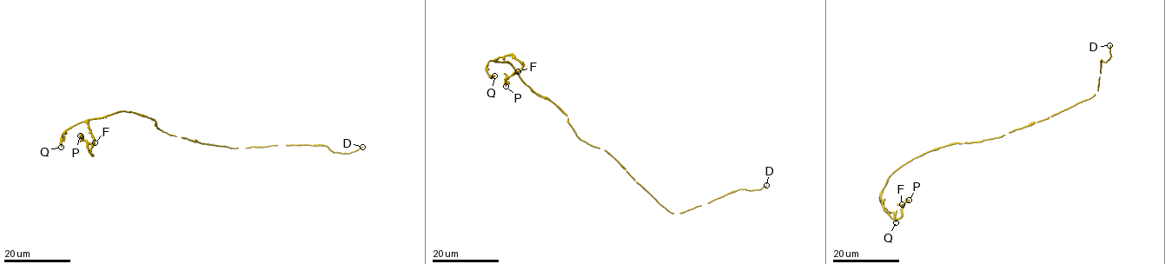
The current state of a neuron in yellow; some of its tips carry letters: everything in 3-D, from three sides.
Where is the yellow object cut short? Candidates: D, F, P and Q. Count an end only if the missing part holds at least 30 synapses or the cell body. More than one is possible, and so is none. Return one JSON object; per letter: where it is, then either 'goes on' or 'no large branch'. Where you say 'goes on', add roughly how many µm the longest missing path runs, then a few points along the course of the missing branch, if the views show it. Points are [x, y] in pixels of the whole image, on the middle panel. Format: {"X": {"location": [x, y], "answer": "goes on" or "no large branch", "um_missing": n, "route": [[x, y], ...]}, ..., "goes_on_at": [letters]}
{"D": {"location": [766, 185], "answer": "goes on", "um_missing": 100}, "F": {"location": [518, 71], "answer": "no large branch"}, "P": {"location": [506, 86], "answer": "no large branch"}, "Q": {"location": [494, 75], "answer": "no large branch"}, "goes_on_at": ["D"]}

